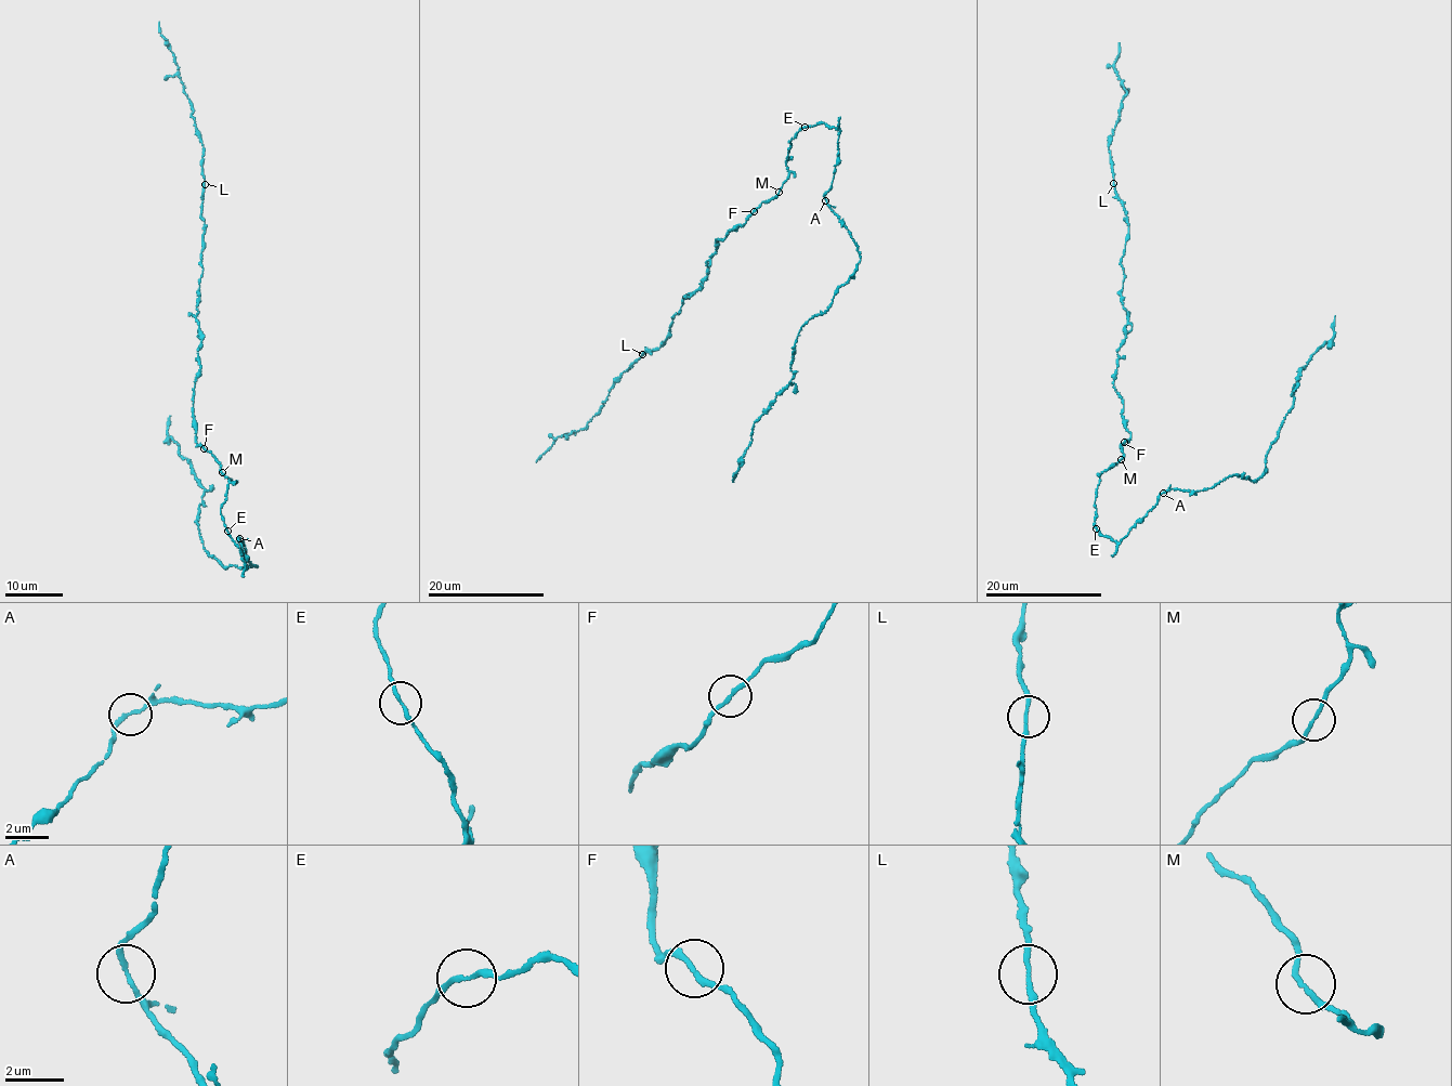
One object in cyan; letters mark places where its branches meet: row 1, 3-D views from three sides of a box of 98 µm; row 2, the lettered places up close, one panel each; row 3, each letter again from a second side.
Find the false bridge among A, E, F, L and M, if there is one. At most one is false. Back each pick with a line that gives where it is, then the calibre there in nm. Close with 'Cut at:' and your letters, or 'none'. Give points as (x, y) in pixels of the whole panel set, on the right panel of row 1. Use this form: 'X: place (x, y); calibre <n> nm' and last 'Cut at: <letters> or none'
Cut at: none

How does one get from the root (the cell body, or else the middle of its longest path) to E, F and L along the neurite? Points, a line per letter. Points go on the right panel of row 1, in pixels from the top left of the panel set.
E: (1113, 463), (1099, 475), (1095, 502), (1096, 528)
F: (1113, 463), (1123, 456), (1120, 445), (1124, 442)
L: (1113, 463), (1130, 432), (1114, 384), (1128, 316), (1122, 303), (1121, 261), (1128, 224), (1113, 183)

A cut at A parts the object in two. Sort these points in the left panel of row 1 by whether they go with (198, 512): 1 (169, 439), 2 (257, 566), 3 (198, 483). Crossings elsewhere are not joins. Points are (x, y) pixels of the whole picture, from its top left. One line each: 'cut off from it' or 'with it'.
1: with it
2: with it
3: with it

